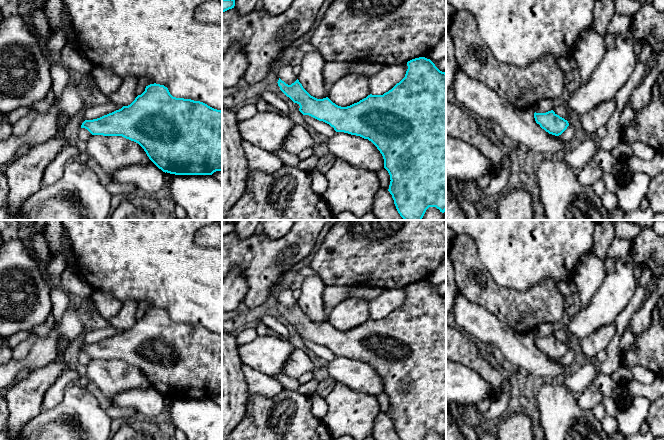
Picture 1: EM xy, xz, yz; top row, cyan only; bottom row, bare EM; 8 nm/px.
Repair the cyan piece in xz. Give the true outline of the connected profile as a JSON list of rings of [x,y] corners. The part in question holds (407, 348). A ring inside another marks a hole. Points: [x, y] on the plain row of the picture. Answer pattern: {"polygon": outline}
{"polygon": [[[425,281],[407,286],[405,301],[391,314],[383,319],[368,319],[347,331],[333,327],[328,321],[317,323],[311,320],[297,303],[291,309],[280,302],[280,314],[297,327],[303,339],[309,339],[323,345],[336,356],[344,356],[360,360],[371,365],[384,383],[384,392],[390,399],[388,415],[400,440],[424,440],[429,431],[436,431],[440,436],[446,435],[446,297],[440,295],[435,288]]]}

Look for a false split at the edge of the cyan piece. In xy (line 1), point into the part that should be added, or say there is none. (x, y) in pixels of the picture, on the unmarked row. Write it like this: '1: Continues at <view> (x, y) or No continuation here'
1: No continuation here

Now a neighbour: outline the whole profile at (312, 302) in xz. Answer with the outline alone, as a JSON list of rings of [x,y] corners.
[[[319,275],[302,278],[299,284],[301,296],[298,304],[303,312],[313,321],[323,323],[328,321],[325,315],[325,283]]]

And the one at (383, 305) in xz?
[[[407,288],[386,289],[378,297],[370,300],[370,318],[383,319],[399,307],[406,298]]]

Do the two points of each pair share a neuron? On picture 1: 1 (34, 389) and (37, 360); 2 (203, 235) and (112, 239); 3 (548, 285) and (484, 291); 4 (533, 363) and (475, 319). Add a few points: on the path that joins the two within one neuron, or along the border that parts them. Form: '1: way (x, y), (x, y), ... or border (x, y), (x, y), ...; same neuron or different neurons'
1: border (53, 361), (29, 373); different neurons
2: border (197, 230), (194, 242), (197, 245), (211, 248); different neurons
3: way (532, 299), (500, 299); same neuron
4: way (519, 349), (501, 335), (489, 329); same neuron

